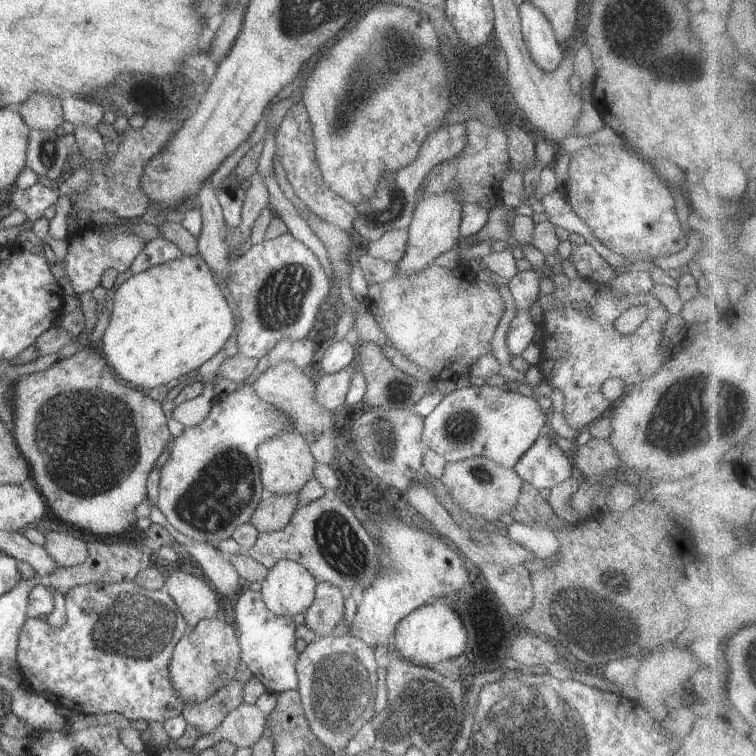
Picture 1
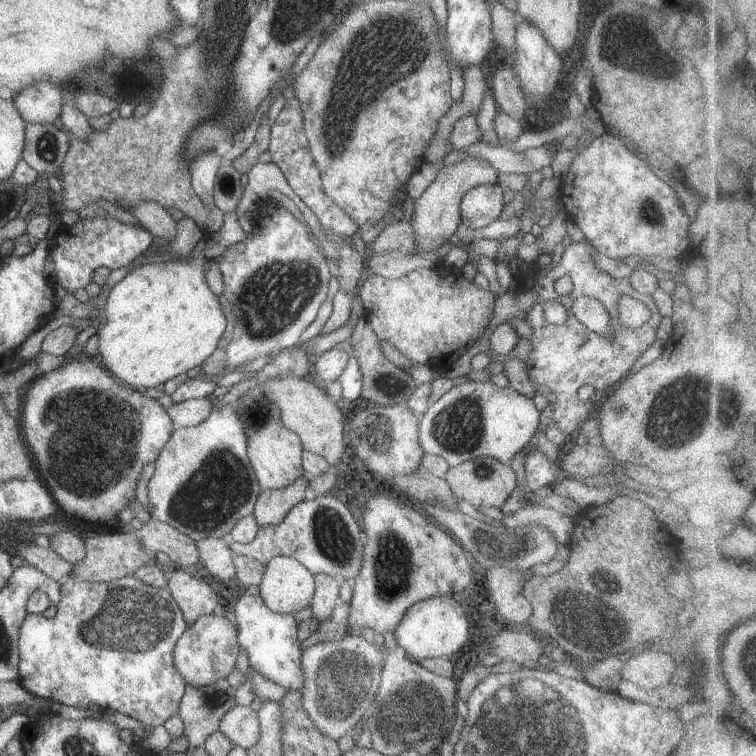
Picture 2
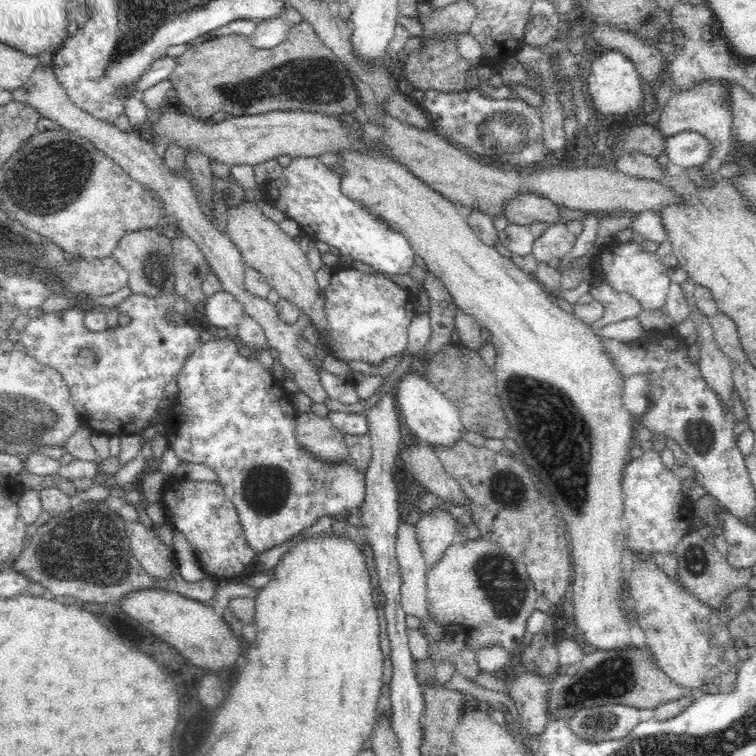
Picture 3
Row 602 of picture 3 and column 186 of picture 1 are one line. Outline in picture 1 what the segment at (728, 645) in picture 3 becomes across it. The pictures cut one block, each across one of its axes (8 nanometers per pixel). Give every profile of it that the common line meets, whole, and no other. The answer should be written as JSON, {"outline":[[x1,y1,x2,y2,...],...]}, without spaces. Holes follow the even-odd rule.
{"outline":[[202,619,193,629,188,629,188,632,176,643,169,662,169,671,174,690,183,700,183,704,202,703,234,680,236,670,242,665,241,646,234,630,226,621]]}

